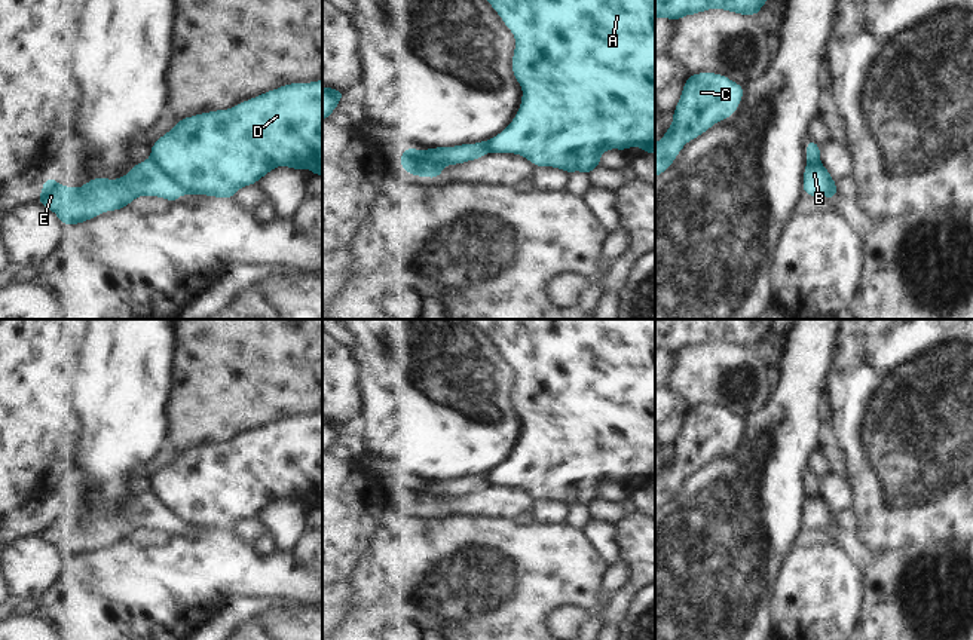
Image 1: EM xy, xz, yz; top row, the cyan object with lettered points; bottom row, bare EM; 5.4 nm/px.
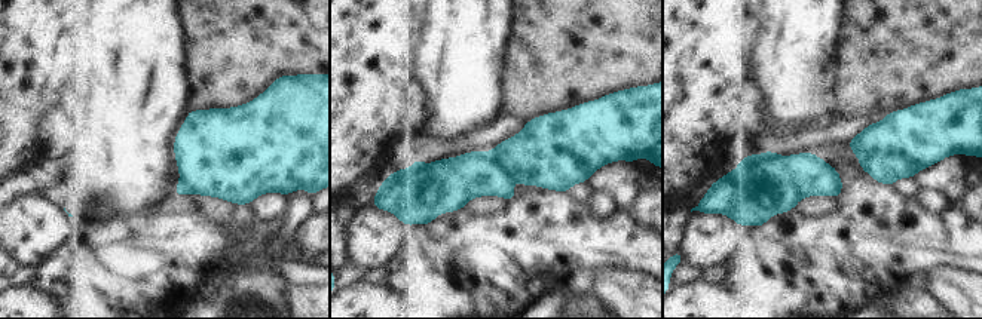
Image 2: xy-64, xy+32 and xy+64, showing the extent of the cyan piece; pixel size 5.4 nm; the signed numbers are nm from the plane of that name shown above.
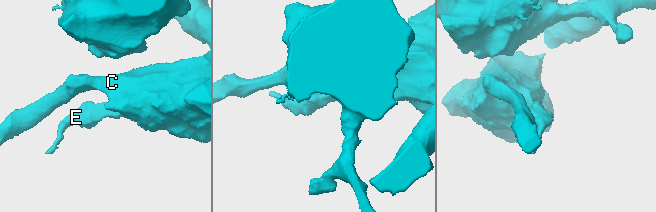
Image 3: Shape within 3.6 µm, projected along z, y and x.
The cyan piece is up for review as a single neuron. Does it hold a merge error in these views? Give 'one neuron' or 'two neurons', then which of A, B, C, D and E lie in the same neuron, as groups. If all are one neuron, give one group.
two neurons; groups A C D / B E

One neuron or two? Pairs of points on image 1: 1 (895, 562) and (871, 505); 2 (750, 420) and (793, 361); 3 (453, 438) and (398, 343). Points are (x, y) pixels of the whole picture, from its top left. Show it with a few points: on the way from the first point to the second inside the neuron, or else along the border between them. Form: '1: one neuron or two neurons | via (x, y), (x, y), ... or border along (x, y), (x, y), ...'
1: two neurons | border along (924, 542), (886, 548), (877, 554)
2: one neuron | via (767, 412), (793, 385), (793, 377)
3: one neuron | via (430, 416), (398, 385), (398, 367)

